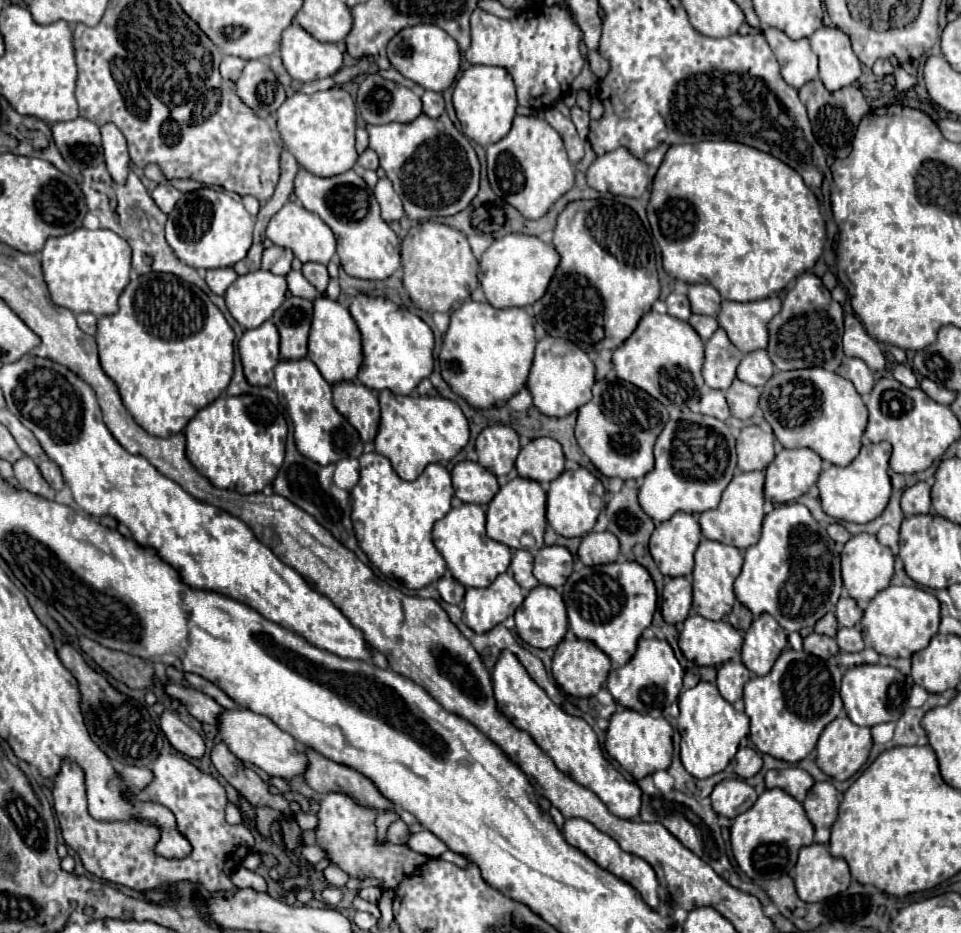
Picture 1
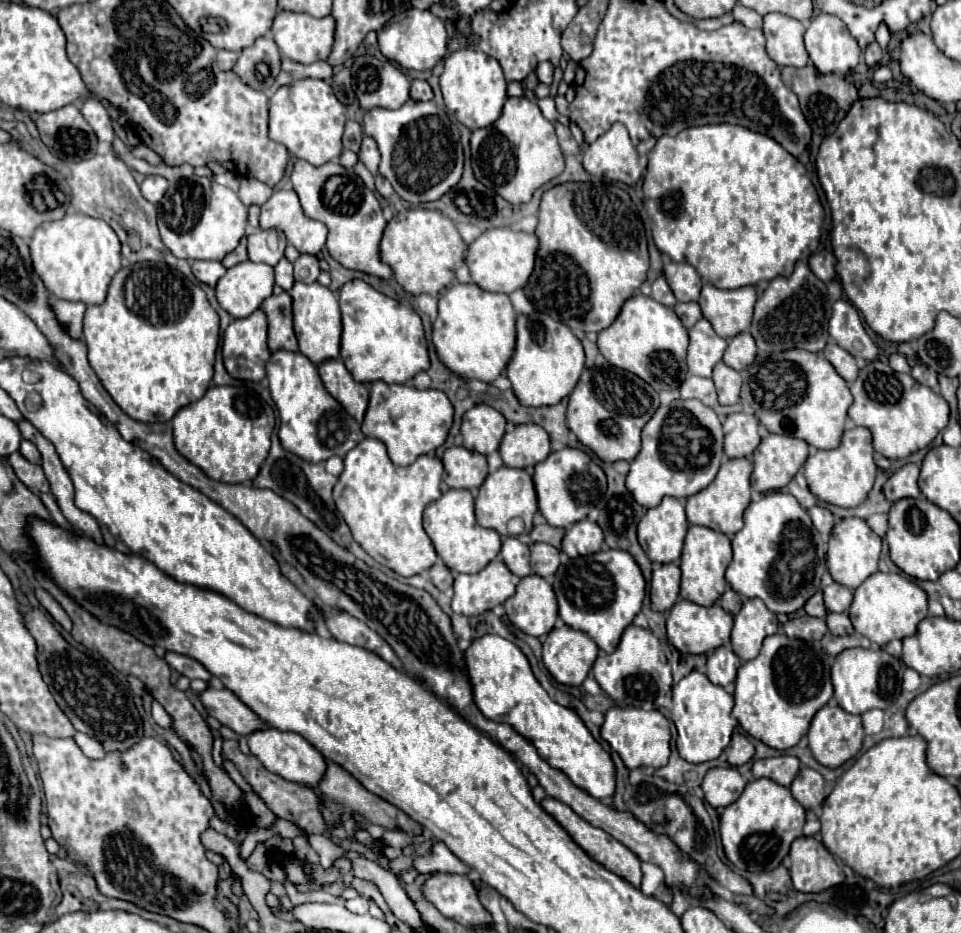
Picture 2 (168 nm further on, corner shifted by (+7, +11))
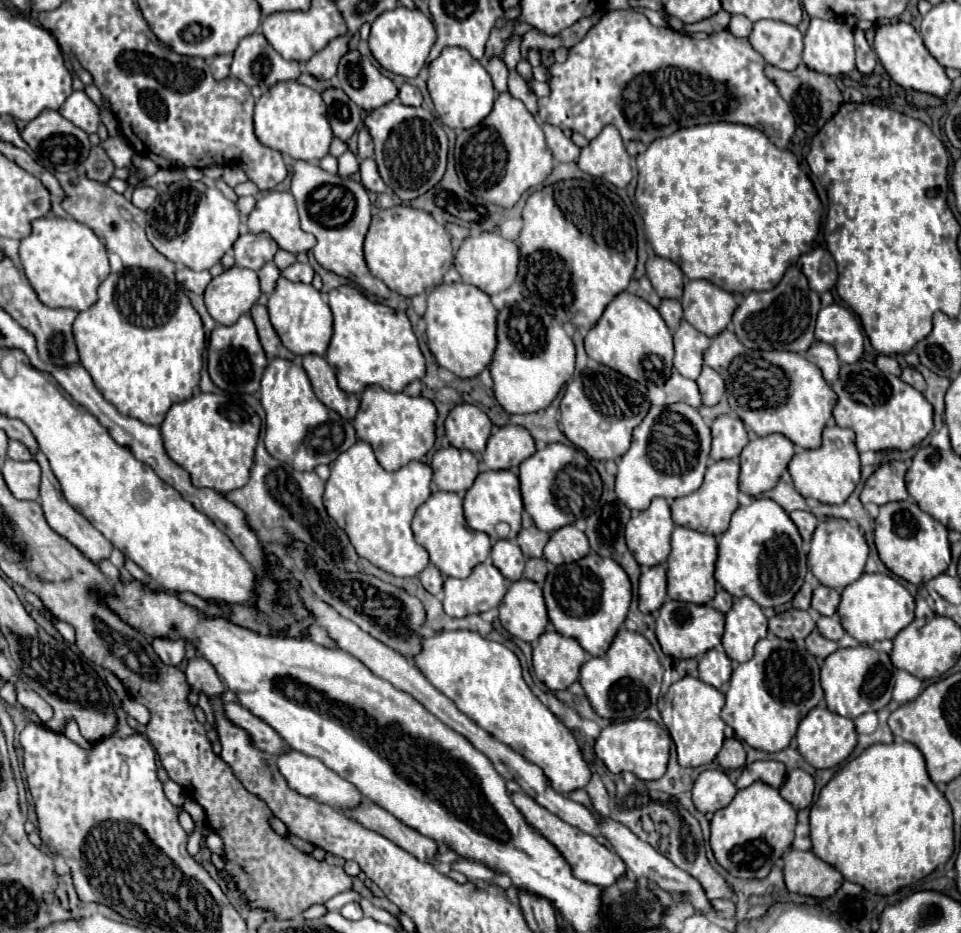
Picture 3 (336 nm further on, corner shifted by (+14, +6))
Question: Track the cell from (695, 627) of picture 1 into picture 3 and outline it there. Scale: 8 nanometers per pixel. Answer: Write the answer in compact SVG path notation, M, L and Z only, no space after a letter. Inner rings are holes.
M666 599L658 611L656 619L656 637L666 655L674 659L690 659L704 655L710 649L720 649L724 633L724 615L710 605L692 605L682 601Z

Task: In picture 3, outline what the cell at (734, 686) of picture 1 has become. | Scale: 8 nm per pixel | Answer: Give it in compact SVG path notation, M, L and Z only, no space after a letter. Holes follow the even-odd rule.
M710 649L698 663L700 679L716 689L722 689L730 675L732 675L732 661L726 657L726 653L720 653L716 649Z

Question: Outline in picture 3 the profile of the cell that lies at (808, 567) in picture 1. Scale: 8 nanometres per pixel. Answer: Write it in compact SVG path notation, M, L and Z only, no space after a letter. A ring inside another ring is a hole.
M762 497L734 511L730 527L718 543L714 577L722 589L736 599L748 595L754 603L760 603L762 609L776 609L794 599L808 571L808 553L802 547L798 527L776 501Z

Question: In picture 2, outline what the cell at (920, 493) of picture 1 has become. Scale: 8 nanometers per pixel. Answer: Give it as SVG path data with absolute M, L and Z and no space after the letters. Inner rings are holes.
M917 464L901 466L883 484L885 498L889 502L897 502L901 498L917 498L921 494L919 486L917 486L917 478L919 478L919 466Z

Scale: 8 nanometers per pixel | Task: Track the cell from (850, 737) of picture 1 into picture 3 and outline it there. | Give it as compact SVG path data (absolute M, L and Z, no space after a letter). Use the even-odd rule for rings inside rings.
M824 705L814 707L800 721L798 735L796 735L800 755L816 769L830 769L830 767L836 767L838 763L842 763L844 759L848 759L848 755L856 747L856 739L858 737L856 737L856 729L854 729L854 721L828 711Z

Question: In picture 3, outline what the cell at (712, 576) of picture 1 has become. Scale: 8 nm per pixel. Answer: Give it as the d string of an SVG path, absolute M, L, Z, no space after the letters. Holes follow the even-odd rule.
M686 527L672 531L672 553L668 557L668 597L684 603L710 603L716 595L714 563L718 557L718 541L708 533Z

